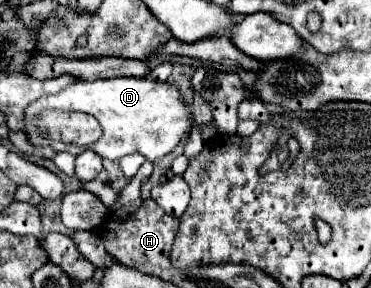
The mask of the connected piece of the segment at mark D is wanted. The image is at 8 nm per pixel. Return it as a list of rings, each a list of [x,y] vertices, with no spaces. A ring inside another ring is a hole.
[[[115,77],[83,81],[65,87],[57,95],[39,97],[27,107],[27,121],[41,109],[61,109],[61,111],[83,111],[93,115],[103,135],[99,141],[89,145],[103,159],[117,161],[131,153],[141,153],[149,161],[157,161],[169,155],[181,141],[185,133],[191,131],[191,111],[185,105],[181,91],[169,83],[157,83],[151,77]]]

